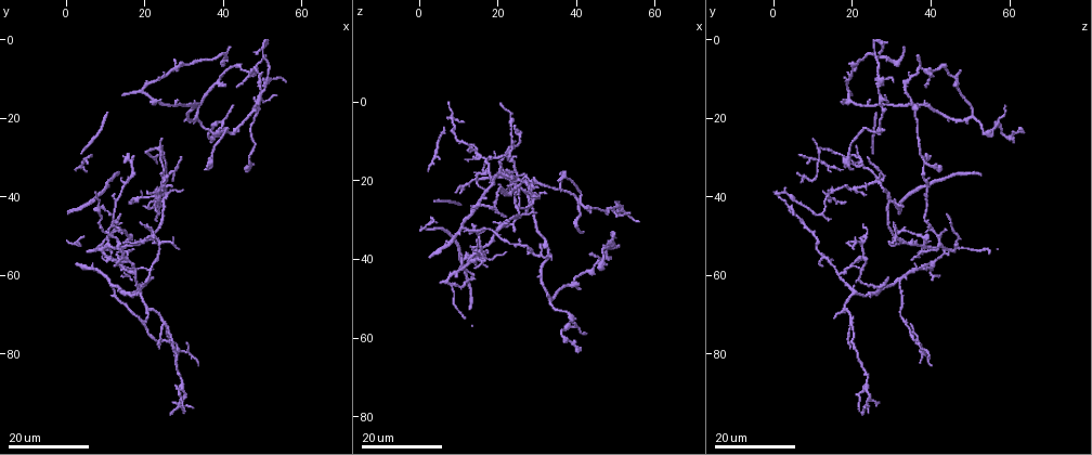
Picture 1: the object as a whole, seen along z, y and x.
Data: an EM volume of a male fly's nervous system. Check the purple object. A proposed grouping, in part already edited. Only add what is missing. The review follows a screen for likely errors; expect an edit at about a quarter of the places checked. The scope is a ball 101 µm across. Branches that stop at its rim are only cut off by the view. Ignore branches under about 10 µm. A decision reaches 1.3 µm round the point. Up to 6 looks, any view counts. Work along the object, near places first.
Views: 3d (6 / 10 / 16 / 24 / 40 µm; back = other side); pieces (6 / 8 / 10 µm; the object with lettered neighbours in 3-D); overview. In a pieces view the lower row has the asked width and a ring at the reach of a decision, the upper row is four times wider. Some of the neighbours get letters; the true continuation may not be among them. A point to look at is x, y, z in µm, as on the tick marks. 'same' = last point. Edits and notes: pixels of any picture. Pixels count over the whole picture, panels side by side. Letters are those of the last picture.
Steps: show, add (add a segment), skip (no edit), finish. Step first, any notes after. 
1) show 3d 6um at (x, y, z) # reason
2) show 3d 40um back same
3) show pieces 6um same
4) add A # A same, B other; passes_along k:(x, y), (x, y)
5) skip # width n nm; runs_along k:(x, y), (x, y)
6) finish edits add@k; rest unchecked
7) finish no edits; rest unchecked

show 3d 16um at (24.0, 42.5, 32.5) # branch stops here

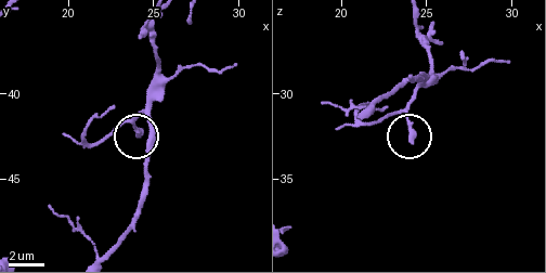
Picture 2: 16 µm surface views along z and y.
show pieces 10um at (24.1, 42.4, 32.8)

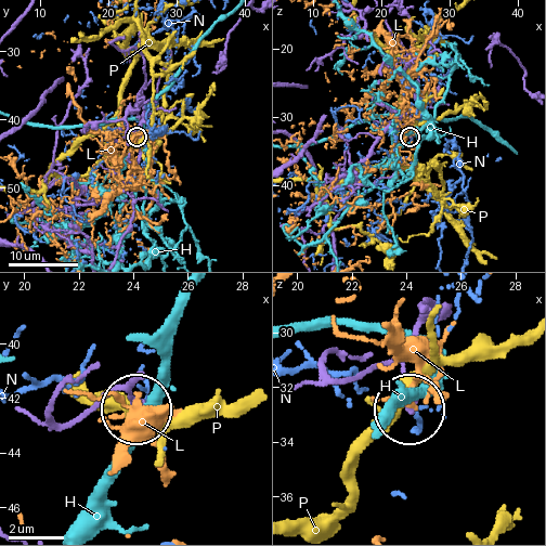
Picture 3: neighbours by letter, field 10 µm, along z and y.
skip # H other, L other, N other, P other; none of them fits

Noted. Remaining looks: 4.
show 3d 24um at (20.5, 38.5, 1.0) # long arm stops here

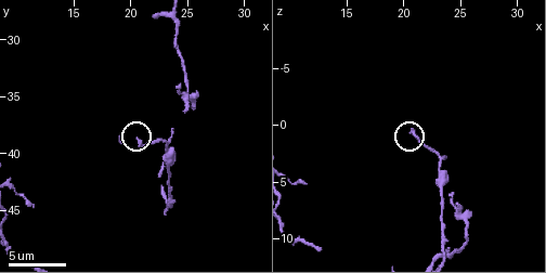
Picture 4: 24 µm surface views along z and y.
show 3d 10um at (20.6, 38.6, 0.8)

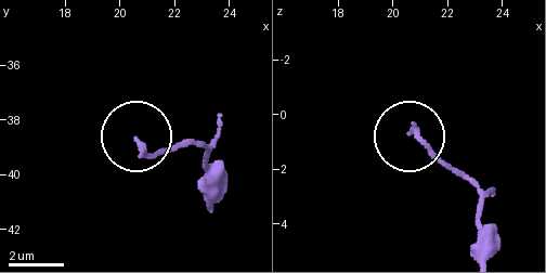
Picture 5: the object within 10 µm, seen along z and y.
show pieces 6um at (20.6, 38.7, 0.7)

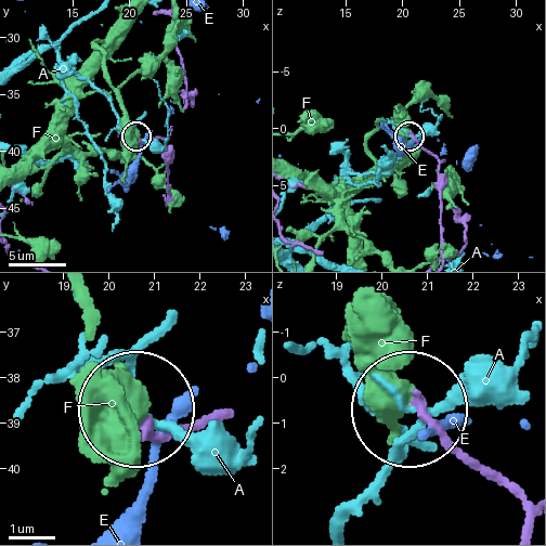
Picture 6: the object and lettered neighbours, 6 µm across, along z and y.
skip # A other, E other, F other; runs_along 6:(525, 517), (515, 494), (413, 412); no lettered segment goes on from it

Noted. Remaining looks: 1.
finish no edits; rest unchecked

